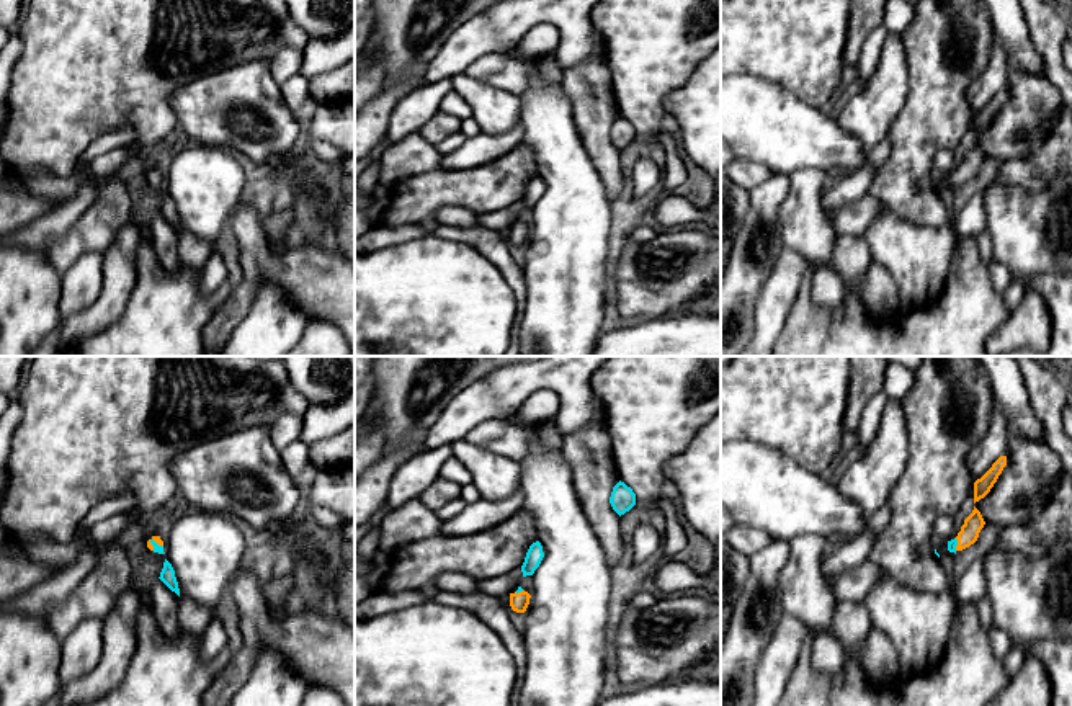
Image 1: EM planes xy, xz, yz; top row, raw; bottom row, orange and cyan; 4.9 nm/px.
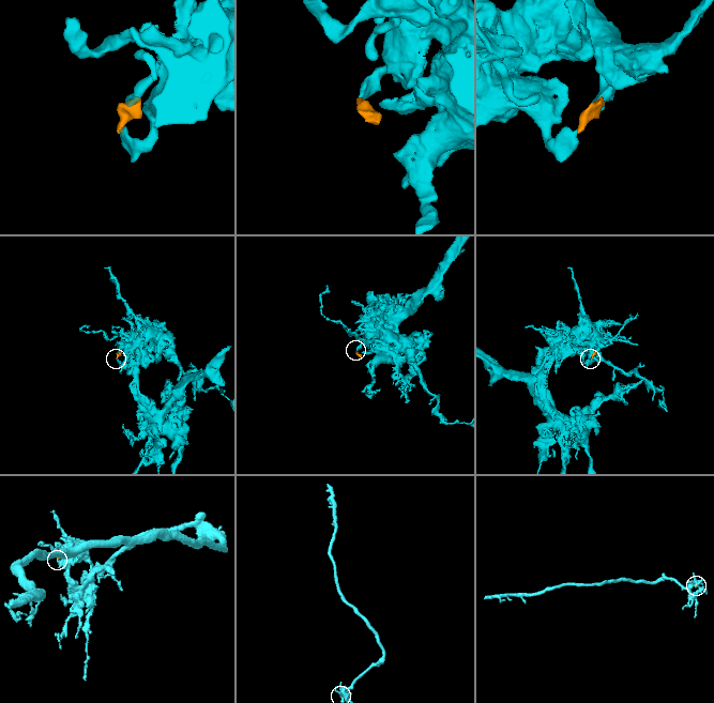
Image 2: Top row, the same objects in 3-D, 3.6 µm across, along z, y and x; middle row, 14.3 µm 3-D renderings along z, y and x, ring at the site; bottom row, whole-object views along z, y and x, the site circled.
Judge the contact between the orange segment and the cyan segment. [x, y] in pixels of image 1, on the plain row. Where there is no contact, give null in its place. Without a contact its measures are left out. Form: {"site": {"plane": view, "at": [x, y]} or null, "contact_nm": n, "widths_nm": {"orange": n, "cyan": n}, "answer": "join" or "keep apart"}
{"site": {"plane": "xy", "at": [156, 175]}, "contact_nm": 80, "widths_nm": {"orange": 40, "cyan": 40}, "answer": "join"}

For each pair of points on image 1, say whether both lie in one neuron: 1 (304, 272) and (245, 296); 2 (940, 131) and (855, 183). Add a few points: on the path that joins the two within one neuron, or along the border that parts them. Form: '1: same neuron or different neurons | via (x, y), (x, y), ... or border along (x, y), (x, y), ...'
1: same neuron | via (286, 272), (259, 272), (254, 278)
2: different neurons | border along (888, 138), (889, 157), (876, 172), (868, 193)

